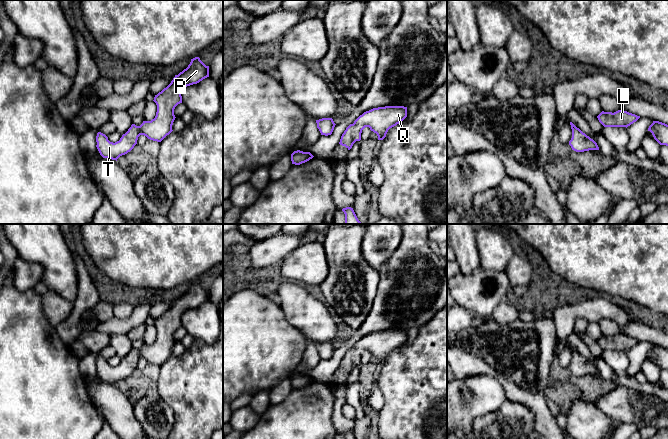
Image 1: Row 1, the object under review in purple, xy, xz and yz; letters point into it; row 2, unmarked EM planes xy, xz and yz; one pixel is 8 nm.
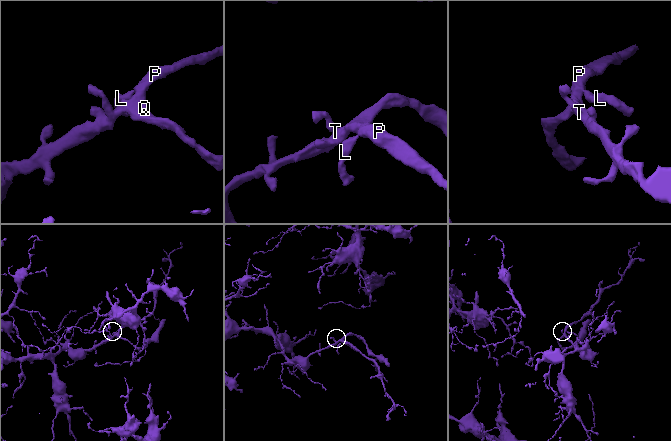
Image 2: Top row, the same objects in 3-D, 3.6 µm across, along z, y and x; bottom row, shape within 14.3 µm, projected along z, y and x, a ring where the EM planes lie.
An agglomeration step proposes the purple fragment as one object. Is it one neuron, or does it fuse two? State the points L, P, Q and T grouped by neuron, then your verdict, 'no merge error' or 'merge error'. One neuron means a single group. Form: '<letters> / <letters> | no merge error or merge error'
L P Q T | no merge error

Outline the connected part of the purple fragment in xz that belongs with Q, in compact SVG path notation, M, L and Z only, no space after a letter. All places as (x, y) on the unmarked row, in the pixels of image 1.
M404 330L373 332L364 336L346 352L339 368L350 374L356 365L361 364L361 357L365 351L376 357L378 364L383 364L388 354L401 347L406 341L407 331Z

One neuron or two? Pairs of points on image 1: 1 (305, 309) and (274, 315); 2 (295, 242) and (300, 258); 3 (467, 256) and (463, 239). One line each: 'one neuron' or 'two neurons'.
1: two neurons
2: two neurons
3: one neuron

